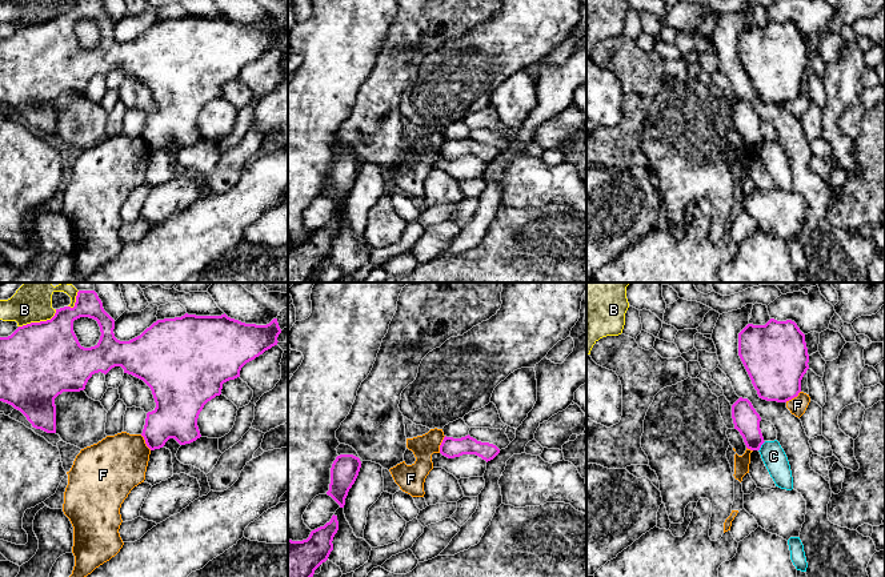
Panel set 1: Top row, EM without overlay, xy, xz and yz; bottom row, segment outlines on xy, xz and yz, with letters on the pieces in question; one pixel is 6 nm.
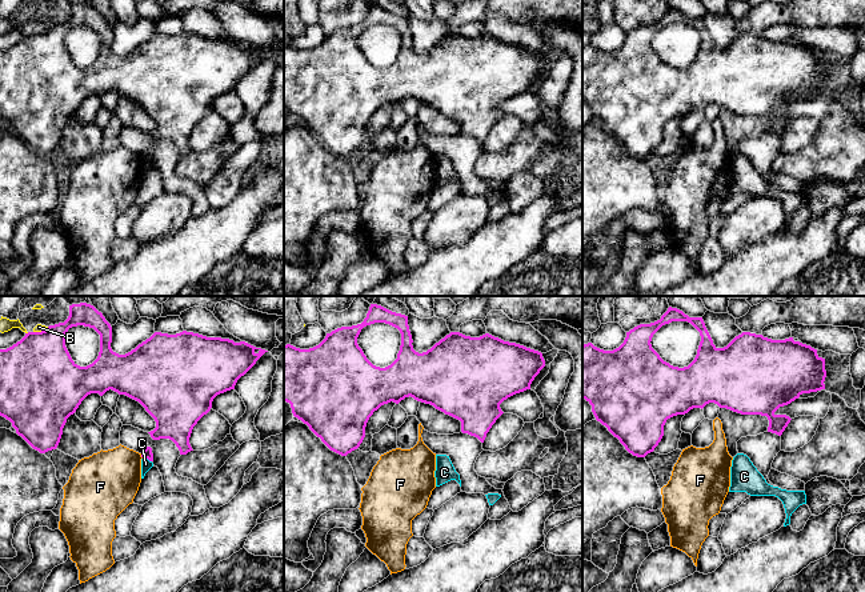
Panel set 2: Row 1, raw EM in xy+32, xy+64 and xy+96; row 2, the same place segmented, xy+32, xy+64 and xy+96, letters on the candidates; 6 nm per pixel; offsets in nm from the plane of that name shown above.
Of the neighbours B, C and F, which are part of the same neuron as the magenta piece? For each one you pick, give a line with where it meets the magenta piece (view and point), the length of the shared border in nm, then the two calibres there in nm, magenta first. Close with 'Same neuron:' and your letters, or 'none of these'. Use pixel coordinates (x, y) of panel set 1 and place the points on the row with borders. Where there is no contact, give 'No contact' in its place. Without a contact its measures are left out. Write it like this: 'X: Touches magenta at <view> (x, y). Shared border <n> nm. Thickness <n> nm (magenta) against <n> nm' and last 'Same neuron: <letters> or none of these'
Same neuron: none of these

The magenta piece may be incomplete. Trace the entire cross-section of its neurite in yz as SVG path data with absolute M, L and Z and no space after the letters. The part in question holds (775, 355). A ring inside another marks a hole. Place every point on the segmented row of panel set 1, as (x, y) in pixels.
M794 321L748 324L738 333L738 356L760 398L786 402L801 392L809 354L805 334Z

